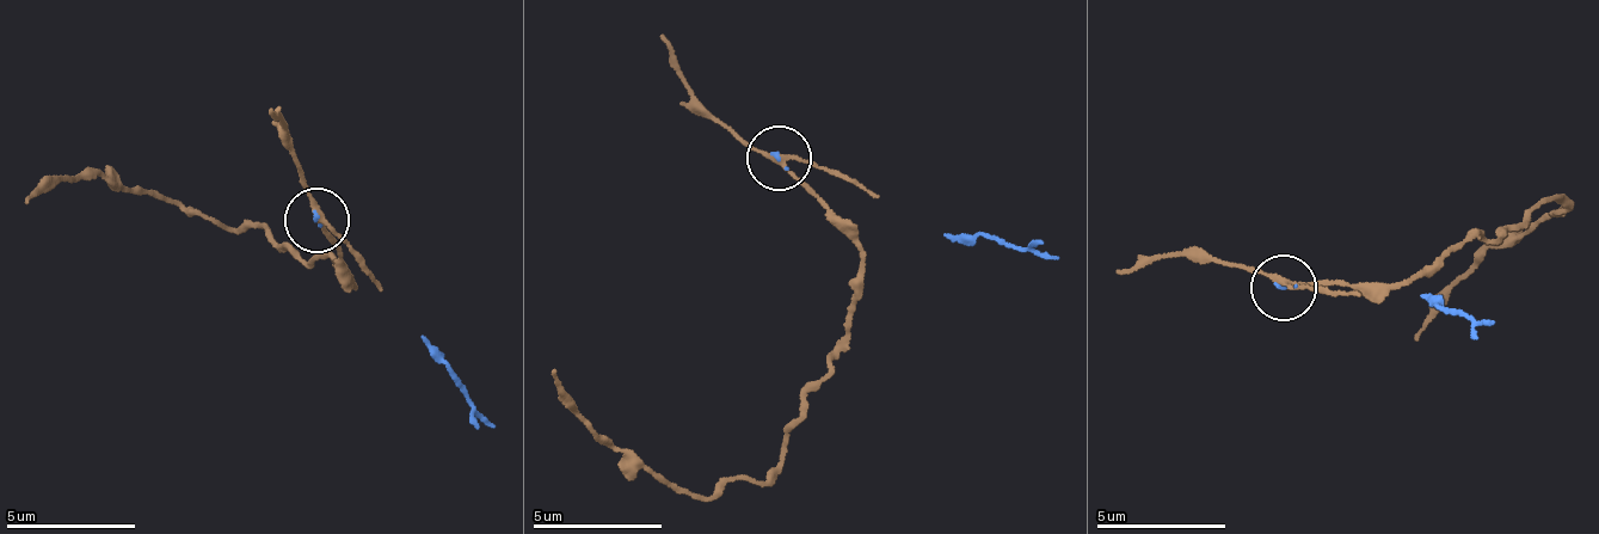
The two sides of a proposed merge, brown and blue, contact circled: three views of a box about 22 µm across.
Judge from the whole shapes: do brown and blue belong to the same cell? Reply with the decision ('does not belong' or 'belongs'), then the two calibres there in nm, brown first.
belongs | 200/60 nm

